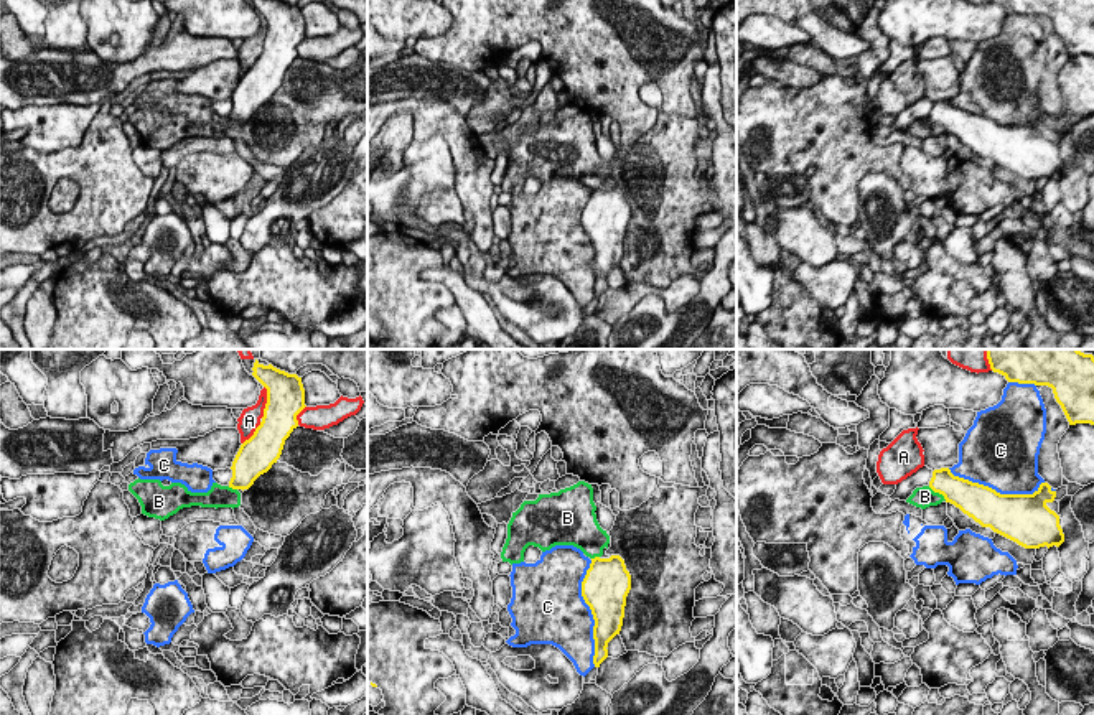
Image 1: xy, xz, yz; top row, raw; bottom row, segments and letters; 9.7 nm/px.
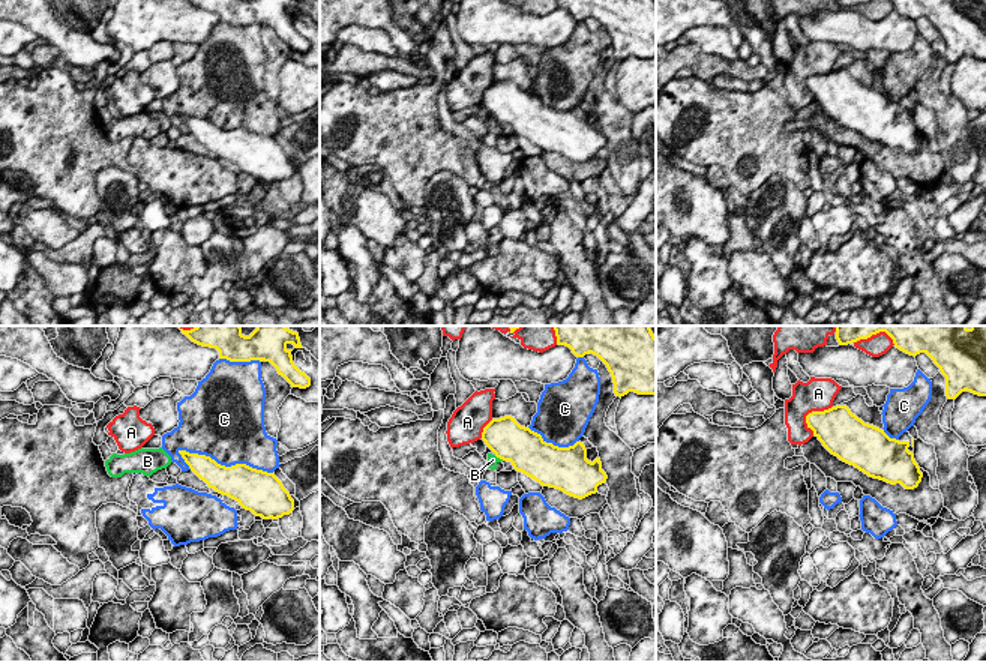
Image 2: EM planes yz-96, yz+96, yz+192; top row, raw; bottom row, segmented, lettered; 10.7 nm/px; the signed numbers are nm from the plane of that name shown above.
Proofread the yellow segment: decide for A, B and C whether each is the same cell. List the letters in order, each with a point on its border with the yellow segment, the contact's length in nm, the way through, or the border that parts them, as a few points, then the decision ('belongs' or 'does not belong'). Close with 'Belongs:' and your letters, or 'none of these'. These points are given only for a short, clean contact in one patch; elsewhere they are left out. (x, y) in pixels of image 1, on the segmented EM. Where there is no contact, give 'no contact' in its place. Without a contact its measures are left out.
A: contact xy (267, 402); length 320 nm; does not belong
B: contact yz (938, 491); length 240 nm; border yz (928, 486), (946, 500); does not belong
C: contact xz (592, 613); length 1050 nm; does not belong
Belongs: none of these

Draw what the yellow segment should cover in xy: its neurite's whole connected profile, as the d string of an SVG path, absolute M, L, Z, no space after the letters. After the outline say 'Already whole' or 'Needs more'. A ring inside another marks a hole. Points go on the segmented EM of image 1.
M257 359L252 376L267 389L267 404L260 425L245 440L234 461L229 488L249 489L282 455L285 440L298 427L297 415L306 407L302 377L264 366Z. Already whole

